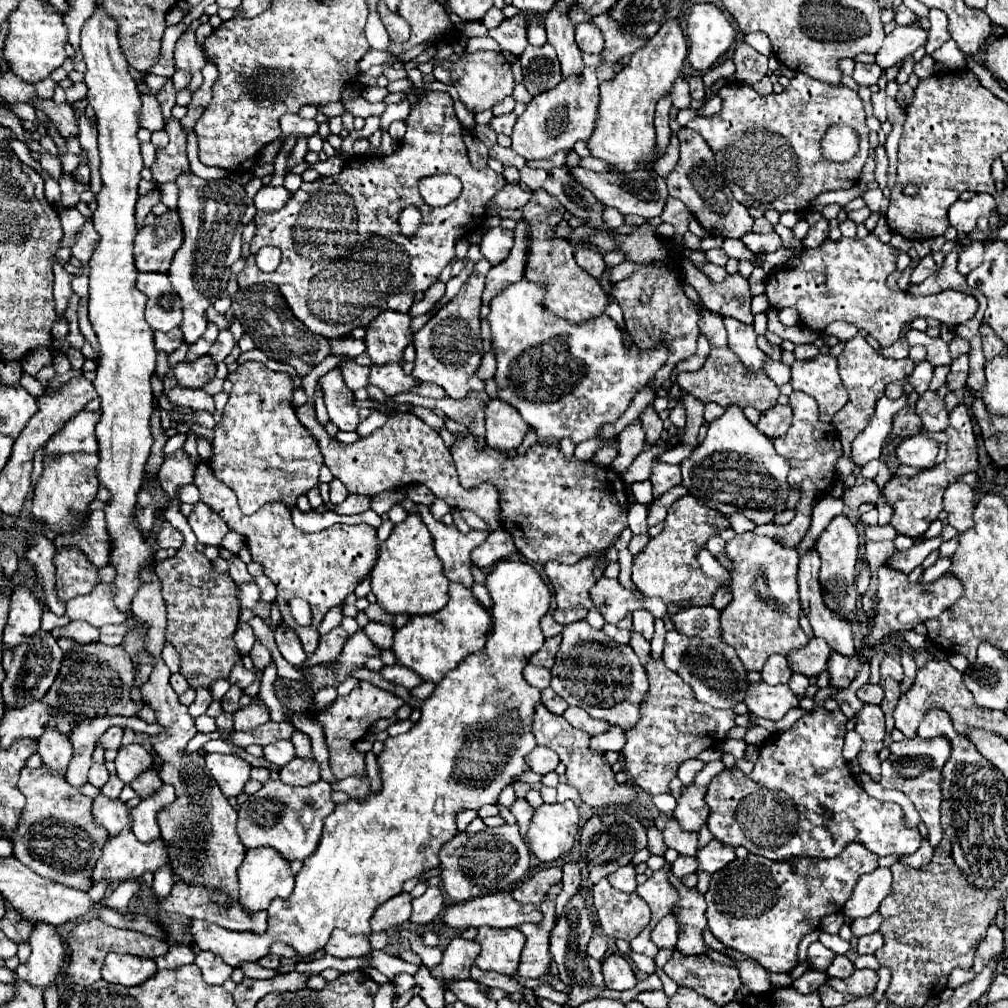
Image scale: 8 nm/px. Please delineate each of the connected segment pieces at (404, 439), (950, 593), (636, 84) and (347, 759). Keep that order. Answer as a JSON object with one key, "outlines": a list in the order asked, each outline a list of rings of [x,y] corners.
{"outlines":[[[[312,405],[300,407],[300,409],[296,411],[296,417],[298,417],[298,421],[308,429],[308,433],[312,433],[312,437],[316,437],[316,443],[318,443],[318,447],[320,447],[320,453],[324,455],[324,465],[332,471],[332,475],[334,475],[336,479],[340,479],[340,481],[346,485],[346,489],[348,489],[350,493],[374,497],[374,495],[378,495],[378,493],[382,493],[382,491],[388,491],[388,489],[402,489],[402,487],[406,487],[406,485],[410,485],[410,483],[422,483],[422,485],[426,485],[438,499],[446,501],[450,507],[460,509],[460,511],[464,511],[464,509],[474,511],[478,517],[482,517],[482,519],[490,525],[490,531],[496,531],[496,529],[502,527],[502,525],[500,525],[500,503],[498,503],[500,495],[498,495],[498,491],[496,491],[492,485],[488,485],[488,483],[482,485],[482,487],[476,487],[474,491],[466,491],[466,489],[458,483],[458,473],[456,473],[454,461],[452,461],[450,449],[444,445],[444,441],[442,441],[442,437],[438,435],[438,431],[432,429],[430,425],[426,425],[426,423],[424,423],[422,419],[418,419],[416,415],[412,415],[412,413],[398,413],[398,415],[390,417],[384,427],[376,429],[376,431],[370,433],[366,439],[358,439],[358,441],[352,443],[352,445],[342,445],[342,443],[338,443],[336,439],[332,439],[332,437],[324,431],[324,427],[316,421],[314,407],[312,407]]],[[[882,565],[878,569],[876,617],[874,617],[874,625],[872,625],[870,635],[866,635],[866,639],[864,639],[864,645],[866,647],[874,647],[884,637],[890,637],[892,633],[910,631],[916,625],[938,617],[944,609],[952,607],[952,603],[956,603],[962,593],[964,591],[962,591],[960,579],[956,579],[956,575],[952,575],[952,573],[944,573],[940,579],[936,579],[932,583],[908,583],[908,575],[906,573],[896,571],[890,565]]],[[[666,21],[660,31],[638,49],[630,63],[612,79],[600,85],[600,119],[594,135],[588,139],[592,157],[598,157],[612,167],[612,171],[632,173],[648,165],[656,157],[656,129],[654,109],[662,95],[668,95],[674,81],[680,77],[688,53],[686,37],[678,21]]],[[[361,680],[348,695],[336,697],[336,701],[332,701],[332,705],[328,705],[328,709],[322,709],[320,713],[314,715],[314,721],[324,731],[324,739],[326,739],[328,753],[330,753],[330,769],[338,781],[346,779],[346,777],[364,777],[366,775],[364,753],[358,751],[354,743],[370,729],[370,725],[374,721],[378,721],[382,717],[392,717],[402,705],[404,705],[404,701],[400,697],[396,697],[394,693],[388,693],[368,681]]]]}

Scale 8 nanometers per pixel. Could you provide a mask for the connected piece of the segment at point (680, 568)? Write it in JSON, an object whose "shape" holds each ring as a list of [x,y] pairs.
{"shape":[[[684,495],[674,501],[664,519],[664,529],[648,541],[644,551],[634,557],[632,581],[646,597],[660,597],[666,603],[680,603],[682,607],[704,607],[712,605],[714,593],[720,589],[720,583],[712,577],[706,577],[696,561],[700,549],[714,535],[720,535],[722,529],[728,529],[730,521],[724,513],[700,505],[696,497]]]}

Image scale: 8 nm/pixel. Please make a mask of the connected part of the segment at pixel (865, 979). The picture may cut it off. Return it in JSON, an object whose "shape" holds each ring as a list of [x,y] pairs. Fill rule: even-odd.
{"shape":[[[856,969],[850,979],[834,977],[828,979],[828,984],[836,991],[850,993],[856,997],[874,993],[876,983],[878,983],[878,975],[876,971],[870,971],[870,969]]]}

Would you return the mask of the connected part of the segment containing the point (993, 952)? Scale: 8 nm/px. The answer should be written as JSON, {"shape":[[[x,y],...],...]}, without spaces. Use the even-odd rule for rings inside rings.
{"shape":[[[990,925],[986,939],[980,941],[980,945],[976,949],[974,973],[980,973],[980,969],[984,969],[984,965],[988,965],[988,961],[1000,957],[1002,953],[1004,953],[1004,935],[996,925]]]}

